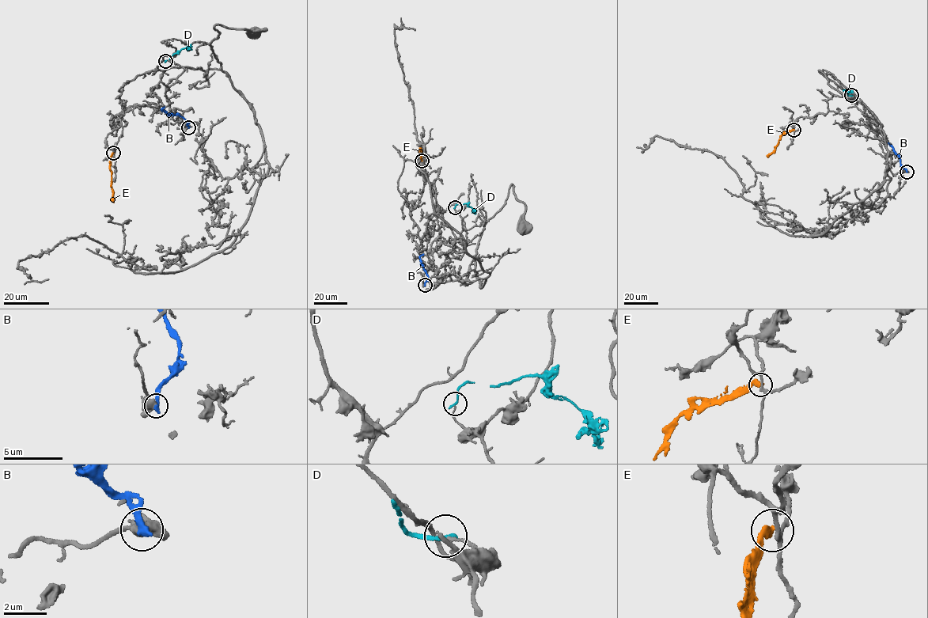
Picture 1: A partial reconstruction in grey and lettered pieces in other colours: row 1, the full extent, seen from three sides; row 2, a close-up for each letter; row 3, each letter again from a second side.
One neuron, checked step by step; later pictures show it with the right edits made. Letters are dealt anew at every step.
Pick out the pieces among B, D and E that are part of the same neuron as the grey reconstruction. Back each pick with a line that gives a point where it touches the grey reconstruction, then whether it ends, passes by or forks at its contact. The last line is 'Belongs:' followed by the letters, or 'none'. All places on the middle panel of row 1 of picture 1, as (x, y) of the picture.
Belongs: none

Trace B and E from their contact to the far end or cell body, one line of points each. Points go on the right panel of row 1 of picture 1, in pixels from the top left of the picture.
B: (907, 172), (888, 142)
E: (793, 130), (782, 134), (775, 149), (767, 157)

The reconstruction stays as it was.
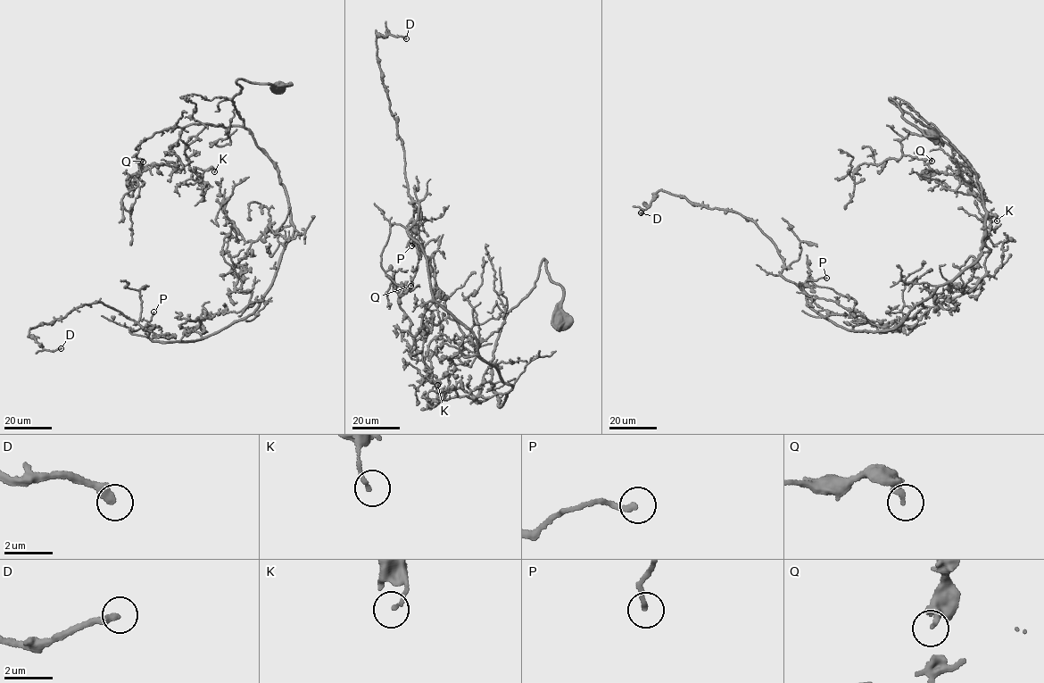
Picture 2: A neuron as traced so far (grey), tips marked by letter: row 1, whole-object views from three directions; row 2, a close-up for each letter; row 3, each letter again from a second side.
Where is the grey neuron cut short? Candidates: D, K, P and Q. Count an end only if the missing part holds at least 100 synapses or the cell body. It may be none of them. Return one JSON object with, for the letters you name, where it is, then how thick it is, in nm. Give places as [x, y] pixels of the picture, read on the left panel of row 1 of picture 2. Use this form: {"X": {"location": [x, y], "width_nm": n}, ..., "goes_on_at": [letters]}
{"goes_on_at": []}

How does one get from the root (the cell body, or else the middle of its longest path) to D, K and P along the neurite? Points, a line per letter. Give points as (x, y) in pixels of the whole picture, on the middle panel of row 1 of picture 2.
D: (558, 319), (543, 260), (490, 362), (500, 407), (512, 387), (409, 234), (376, 34), (406, 38)
K: (558, 319), (563, 291), (543, 260), (491, 362), (466, 337), (433, 339), (423, 360), (437, 385)
P: (558, 319), (563, 291), (543, 260), (490, 362), (500, 407), (512, 387), (434, 298), (416, 224), (411, 245)

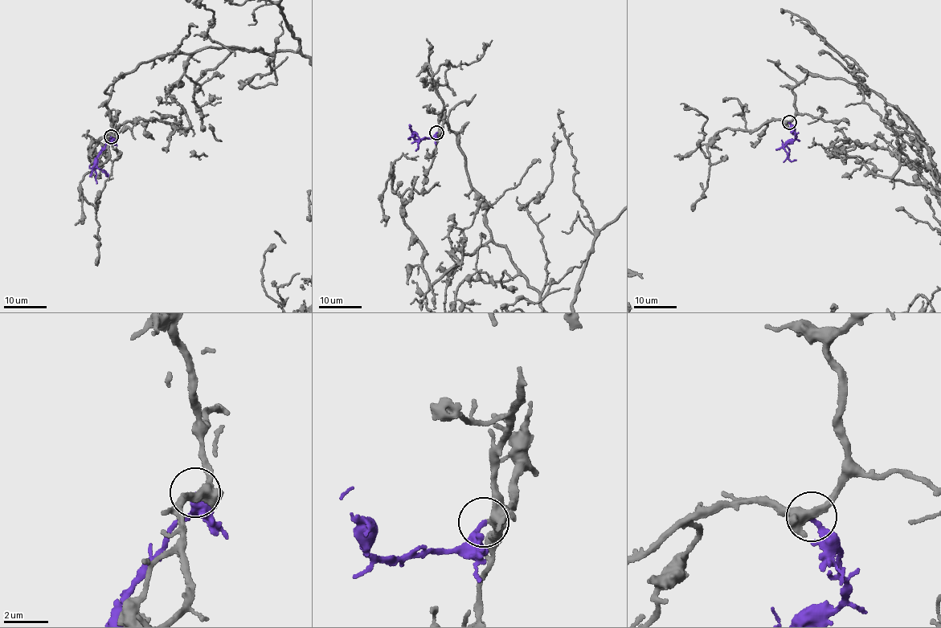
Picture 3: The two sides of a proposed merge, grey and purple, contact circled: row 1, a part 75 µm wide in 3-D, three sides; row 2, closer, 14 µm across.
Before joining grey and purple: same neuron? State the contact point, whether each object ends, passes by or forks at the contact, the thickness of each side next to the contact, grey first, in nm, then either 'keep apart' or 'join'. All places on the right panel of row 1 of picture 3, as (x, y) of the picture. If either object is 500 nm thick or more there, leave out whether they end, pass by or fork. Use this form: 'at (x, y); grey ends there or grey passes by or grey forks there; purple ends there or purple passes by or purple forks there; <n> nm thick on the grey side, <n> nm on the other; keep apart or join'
at (789, 122); grey forks there; purple ends there; 320 nm thick on the grey side, 220 nm on the other; join

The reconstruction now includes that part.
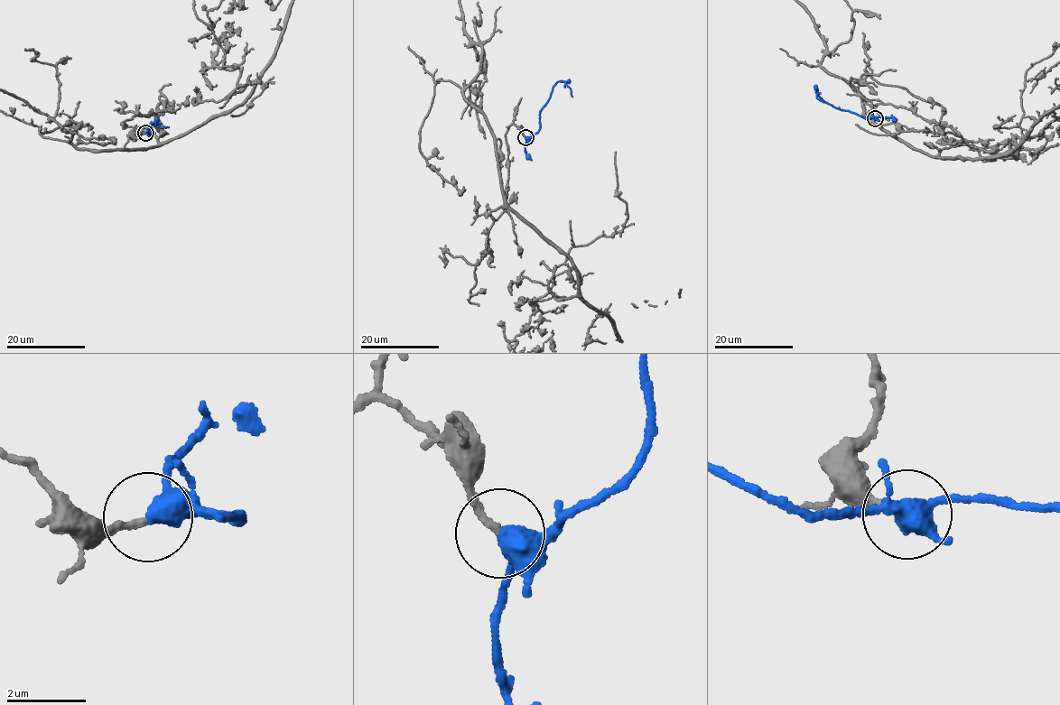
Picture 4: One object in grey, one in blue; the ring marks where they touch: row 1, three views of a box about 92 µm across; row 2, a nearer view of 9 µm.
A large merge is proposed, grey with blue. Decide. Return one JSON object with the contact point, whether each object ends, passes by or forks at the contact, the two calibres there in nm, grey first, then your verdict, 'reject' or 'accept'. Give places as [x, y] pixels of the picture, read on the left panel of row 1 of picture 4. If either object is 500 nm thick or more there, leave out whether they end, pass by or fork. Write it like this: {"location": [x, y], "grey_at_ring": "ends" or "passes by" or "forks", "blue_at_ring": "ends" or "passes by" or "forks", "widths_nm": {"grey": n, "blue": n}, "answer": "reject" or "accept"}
{"location": [145, 133], "grey_at_ring": "ends", "blue_at_ring": "passes by", "widths_nm": {"grey": 190, "blue": 440}, "answer": "accept"}

